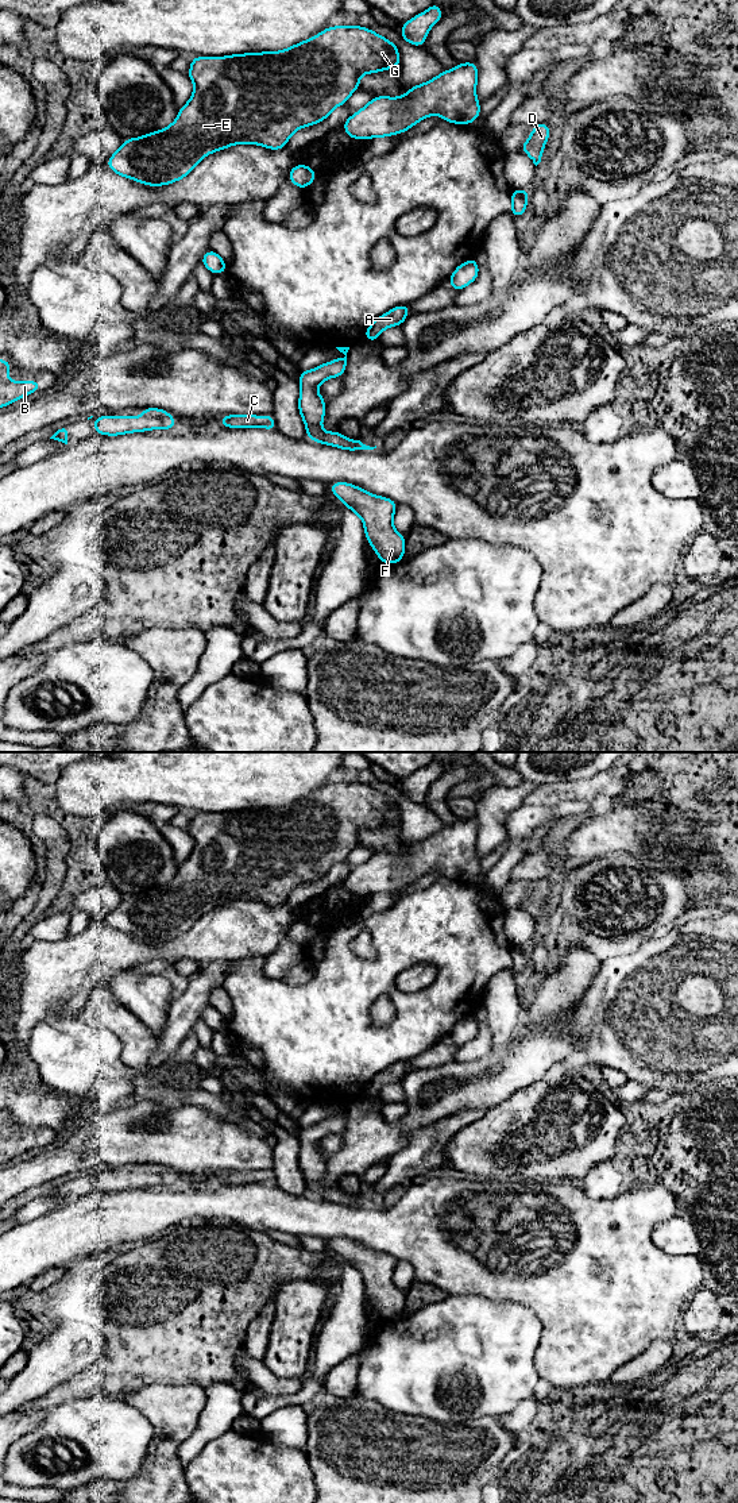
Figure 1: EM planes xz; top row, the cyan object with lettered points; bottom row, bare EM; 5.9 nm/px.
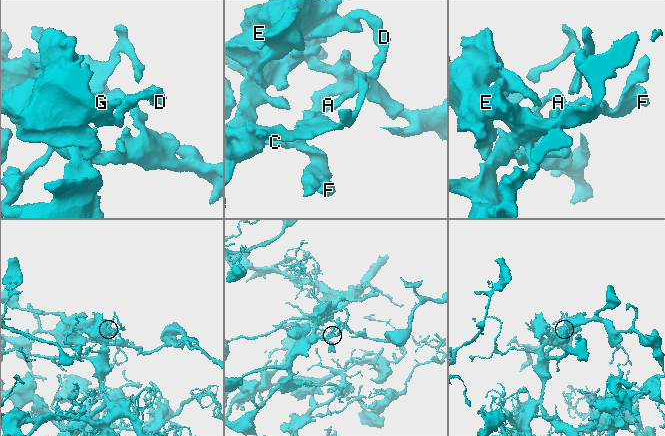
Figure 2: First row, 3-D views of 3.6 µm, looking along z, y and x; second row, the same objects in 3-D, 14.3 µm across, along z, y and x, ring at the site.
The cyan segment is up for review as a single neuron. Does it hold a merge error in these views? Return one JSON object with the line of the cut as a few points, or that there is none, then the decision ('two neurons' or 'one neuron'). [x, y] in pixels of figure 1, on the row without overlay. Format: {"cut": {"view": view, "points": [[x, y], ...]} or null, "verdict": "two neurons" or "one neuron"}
{"cut": null, "verdict": "one neuron"}

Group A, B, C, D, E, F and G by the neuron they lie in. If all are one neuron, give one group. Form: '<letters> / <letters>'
A B C D E F G

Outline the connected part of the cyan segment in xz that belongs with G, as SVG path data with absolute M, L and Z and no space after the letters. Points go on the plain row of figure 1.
M358 781L329 782L310 795L281 808L192 813L188 832L194 840L194 847L189 858L179 864L177 875L159 887L124 895L119 906L108 914L107 922L113 929L136 939L163 943L183 936L204 913L239 899L281 906L297 886L321 879L336 863L345 860L359 845L362 830L399 822L398 803L375 787Z

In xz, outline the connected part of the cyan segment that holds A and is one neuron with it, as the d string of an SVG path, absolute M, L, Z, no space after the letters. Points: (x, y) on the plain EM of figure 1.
M410 1060L398 1061L385 1071L376 1074L366 1086L364 1095L375 1098L383 1086L390 1083L402 1082L405 1075L409 1072Z

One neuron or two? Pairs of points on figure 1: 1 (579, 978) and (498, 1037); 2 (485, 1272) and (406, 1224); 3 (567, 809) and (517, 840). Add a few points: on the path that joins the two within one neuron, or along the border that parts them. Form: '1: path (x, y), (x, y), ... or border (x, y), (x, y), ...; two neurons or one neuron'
1: border (524, 1012), (514, 1035), (499, 1045); two neurons
2: path (466, 1253), (447, 1243), (432, 1228), (425, 1228); one neuron
3: path (553, 813), (538, 814), (526, 827); one neuron

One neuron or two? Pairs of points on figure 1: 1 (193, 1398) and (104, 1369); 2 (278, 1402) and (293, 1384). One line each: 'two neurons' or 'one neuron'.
1: two neurons
2: two neurons

